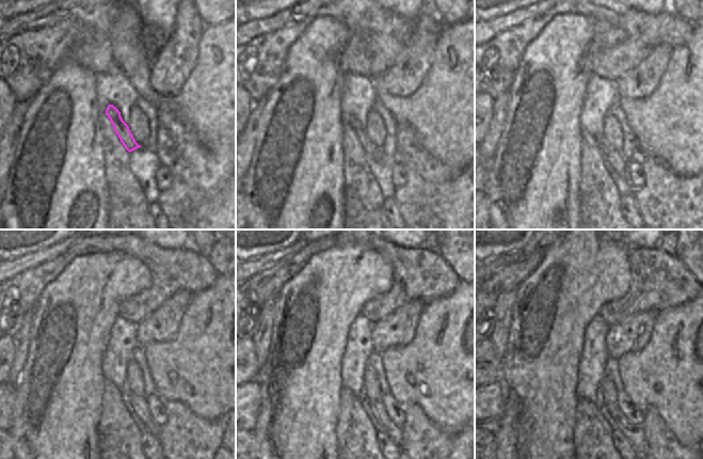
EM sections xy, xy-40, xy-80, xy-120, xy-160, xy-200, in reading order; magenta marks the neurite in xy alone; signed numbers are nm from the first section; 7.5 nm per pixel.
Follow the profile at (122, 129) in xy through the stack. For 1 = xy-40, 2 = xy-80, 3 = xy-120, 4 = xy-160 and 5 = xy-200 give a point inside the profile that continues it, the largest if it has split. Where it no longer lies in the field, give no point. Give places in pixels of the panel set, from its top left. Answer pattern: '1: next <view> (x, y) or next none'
1: next xy-40 (369, 147)
2: next xy-80 (618, 163)
3: next xy-120 (139, 405)
4: next xy-160 (395, 432)
5: next xy-200 (635, 434)

